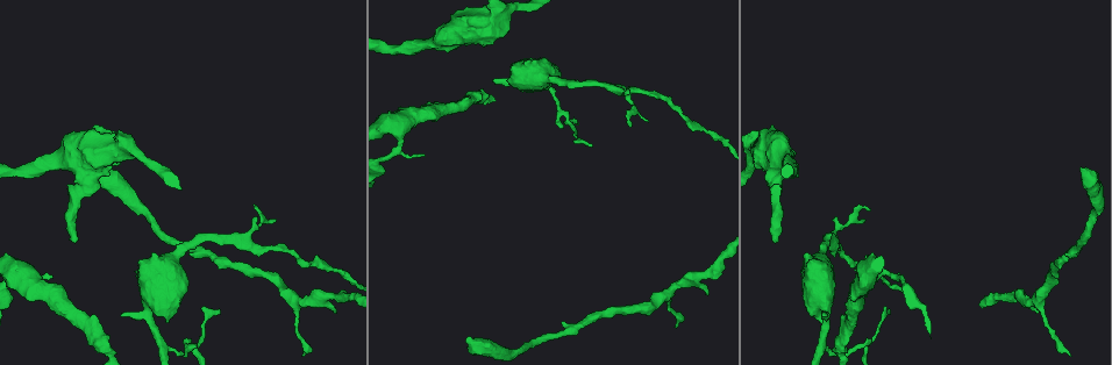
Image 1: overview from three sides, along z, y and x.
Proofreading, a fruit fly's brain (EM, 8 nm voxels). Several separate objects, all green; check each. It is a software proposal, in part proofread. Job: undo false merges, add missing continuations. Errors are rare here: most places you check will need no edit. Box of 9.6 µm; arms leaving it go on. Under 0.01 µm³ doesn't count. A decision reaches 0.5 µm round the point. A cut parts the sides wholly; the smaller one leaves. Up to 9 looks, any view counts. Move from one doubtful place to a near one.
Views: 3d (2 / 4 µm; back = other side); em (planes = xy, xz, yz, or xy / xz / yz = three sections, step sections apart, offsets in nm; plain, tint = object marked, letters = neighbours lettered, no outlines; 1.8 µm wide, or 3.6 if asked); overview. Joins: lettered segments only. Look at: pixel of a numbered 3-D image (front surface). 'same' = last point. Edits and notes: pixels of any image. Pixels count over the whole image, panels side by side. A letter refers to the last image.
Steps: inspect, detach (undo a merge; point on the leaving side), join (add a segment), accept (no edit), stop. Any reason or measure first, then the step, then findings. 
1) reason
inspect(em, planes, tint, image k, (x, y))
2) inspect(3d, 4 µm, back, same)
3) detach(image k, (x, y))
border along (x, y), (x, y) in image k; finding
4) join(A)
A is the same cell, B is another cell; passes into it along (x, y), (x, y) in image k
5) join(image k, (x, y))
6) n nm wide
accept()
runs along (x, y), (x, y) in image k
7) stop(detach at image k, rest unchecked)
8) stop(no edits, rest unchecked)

thin end
inspect(em, planes, letters, image 1, (424, 155))

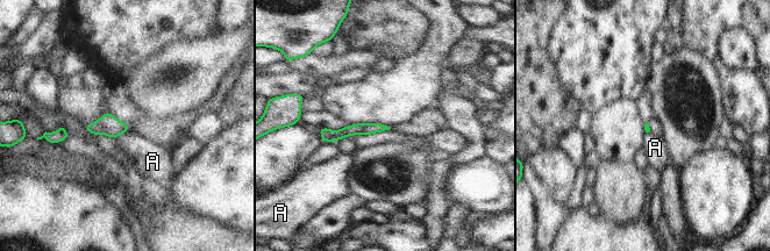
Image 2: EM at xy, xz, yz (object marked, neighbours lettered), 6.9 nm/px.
accept()
A is another cell; runs along (382, 127), (323, 135) in image 2; none of them fits

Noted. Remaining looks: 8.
free end
inspect(em, xy, step 4, letters, image 1, (492, 80))

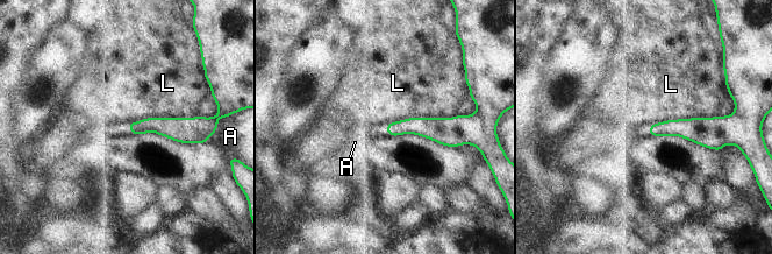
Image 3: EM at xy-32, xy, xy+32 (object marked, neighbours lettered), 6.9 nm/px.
cut it another way
inspect(em, planes, letters, same)

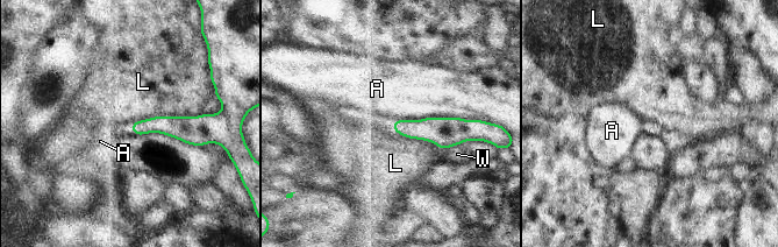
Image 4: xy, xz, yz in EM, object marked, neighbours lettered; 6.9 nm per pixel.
100 nm wide
accept()
A, L and W are other cells; no lettered segment goes on from it

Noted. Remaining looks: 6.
an open end
inspect(em, xz, step 8, letters, image 1, (76, 242))

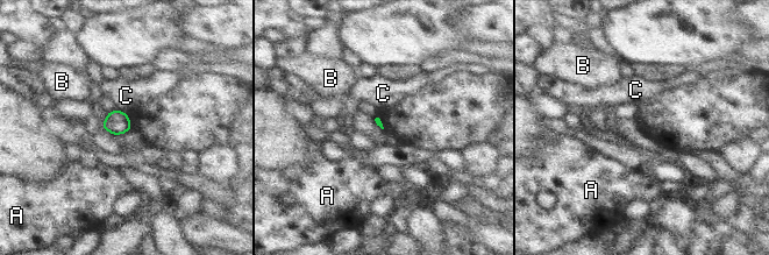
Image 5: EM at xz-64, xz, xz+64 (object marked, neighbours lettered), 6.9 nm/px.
another direction
inspect(em, planes, letters, same)

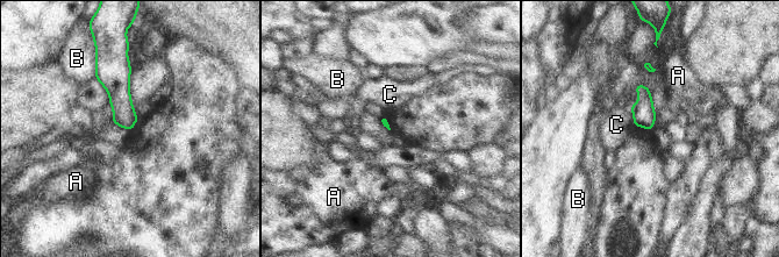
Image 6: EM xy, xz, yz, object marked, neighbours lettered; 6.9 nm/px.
accept()
A, B and C are other cells; border along (630, 107), (634, 125) in image 6; no lettered segment goes on from it

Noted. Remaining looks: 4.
free end
inspect(3d, 2 µm, back, image 1, (333, 311))

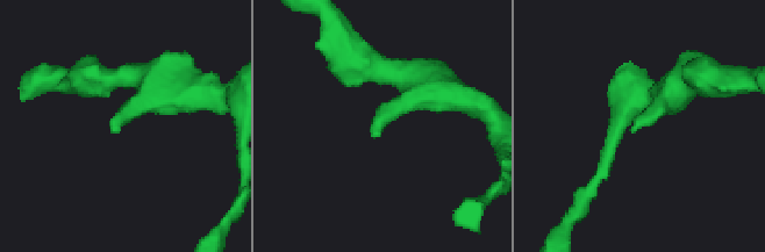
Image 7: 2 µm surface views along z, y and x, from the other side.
now the EM
inspect(em, yz, step 4, letters, image 7, (115, 129))

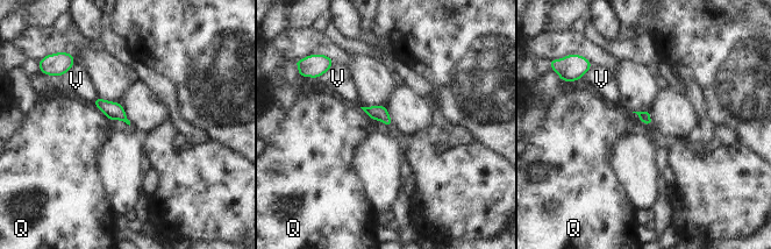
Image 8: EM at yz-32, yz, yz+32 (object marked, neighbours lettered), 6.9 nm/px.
Q touches over 150 nm
accept()
Q and V are other cells; no lettered segment goes on from it

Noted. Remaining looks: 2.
stop(no edits, rest unchecked)

